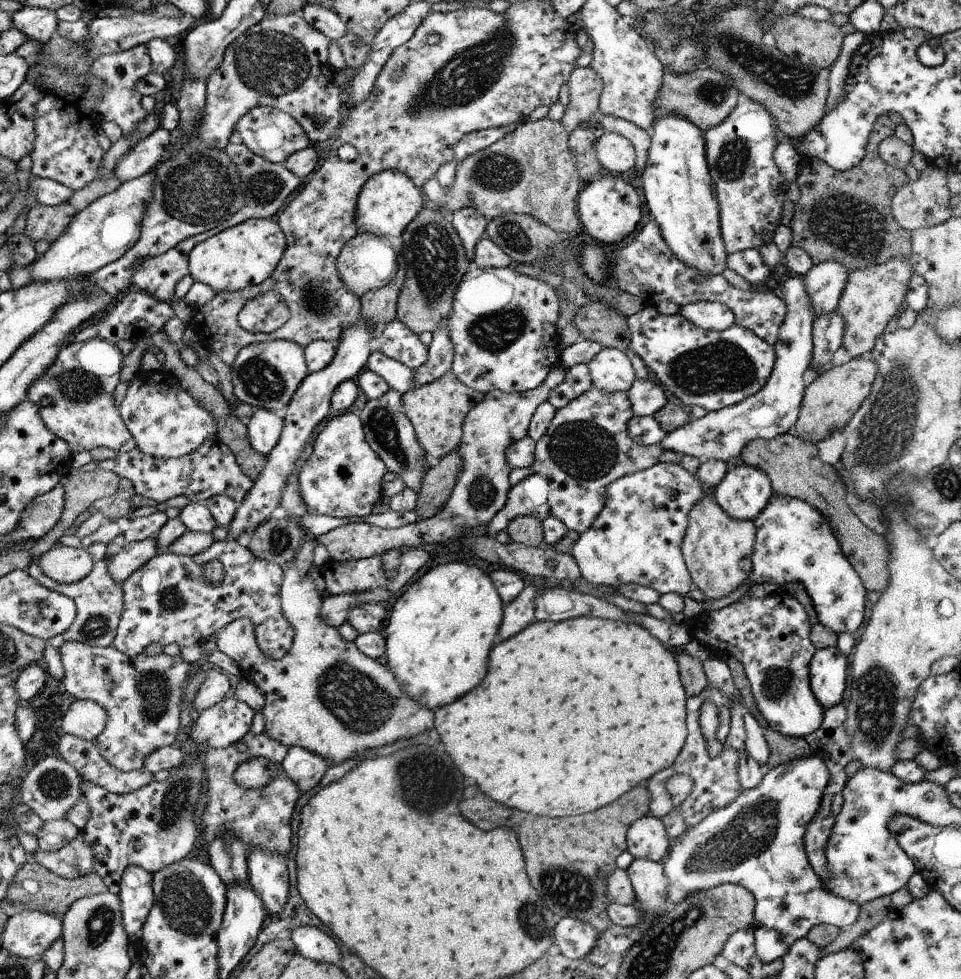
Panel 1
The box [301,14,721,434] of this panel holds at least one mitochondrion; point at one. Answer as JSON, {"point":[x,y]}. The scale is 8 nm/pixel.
{"point":[473,71]}

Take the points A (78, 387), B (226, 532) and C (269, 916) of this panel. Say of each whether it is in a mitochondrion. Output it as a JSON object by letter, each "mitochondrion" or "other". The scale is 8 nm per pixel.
{"A":"mitochondrion","B":"other","C":"other"}

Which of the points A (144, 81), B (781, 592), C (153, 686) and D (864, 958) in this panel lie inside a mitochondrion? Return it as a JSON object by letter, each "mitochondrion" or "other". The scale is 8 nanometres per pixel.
{"A":"other","B":"other","C":"mitochondrion","D":"other"}

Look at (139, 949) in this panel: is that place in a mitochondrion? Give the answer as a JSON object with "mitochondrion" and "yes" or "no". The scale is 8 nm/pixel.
{"mitochondrion":"no"}

